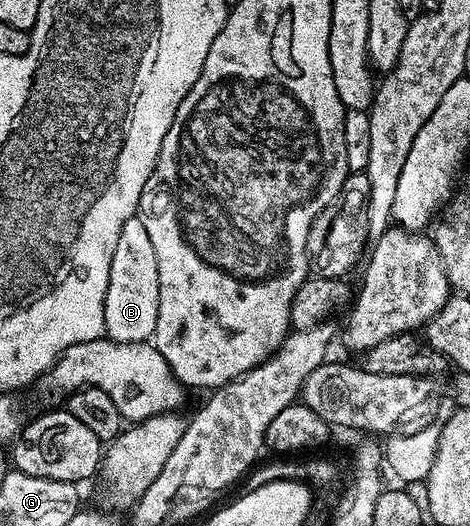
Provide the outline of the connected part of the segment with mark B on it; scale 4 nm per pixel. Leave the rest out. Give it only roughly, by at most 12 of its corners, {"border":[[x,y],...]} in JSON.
{"border":[[124,221],[104,297],[105,338],[153,340],[156,249]]}

